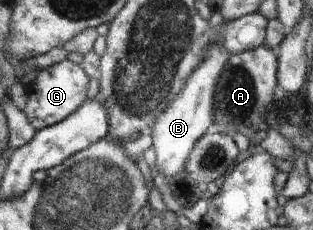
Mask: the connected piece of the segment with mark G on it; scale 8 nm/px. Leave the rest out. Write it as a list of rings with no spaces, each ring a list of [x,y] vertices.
[[[65,59],[45,69],[37,69],[36,79],[27,84],[28,102],[22,111],[37,130],[52,126],[70,116],[86,99],[89,76],[80,65]]]

